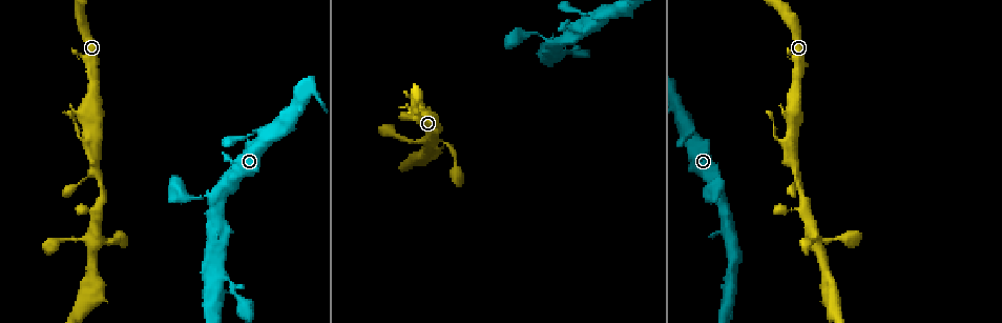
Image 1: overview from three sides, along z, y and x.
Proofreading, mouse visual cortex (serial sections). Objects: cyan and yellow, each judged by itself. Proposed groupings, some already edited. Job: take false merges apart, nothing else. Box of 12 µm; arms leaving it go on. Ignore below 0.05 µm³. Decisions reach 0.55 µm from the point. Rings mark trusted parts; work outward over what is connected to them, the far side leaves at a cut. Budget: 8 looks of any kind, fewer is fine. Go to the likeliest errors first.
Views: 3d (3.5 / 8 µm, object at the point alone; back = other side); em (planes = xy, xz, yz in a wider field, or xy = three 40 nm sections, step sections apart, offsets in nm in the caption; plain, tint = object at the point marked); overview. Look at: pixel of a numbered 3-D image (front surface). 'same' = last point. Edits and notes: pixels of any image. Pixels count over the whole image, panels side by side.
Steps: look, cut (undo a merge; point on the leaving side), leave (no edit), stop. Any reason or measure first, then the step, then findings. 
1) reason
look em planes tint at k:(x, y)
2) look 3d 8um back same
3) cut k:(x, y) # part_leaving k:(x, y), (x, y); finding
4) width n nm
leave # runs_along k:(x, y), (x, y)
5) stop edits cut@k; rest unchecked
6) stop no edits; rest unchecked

a narrow waist
look 3d 3.5um at 1:(99, 184)

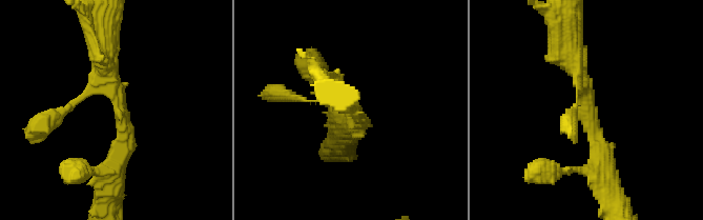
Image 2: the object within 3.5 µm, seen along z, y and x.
now the EM
look em xy step 1 plain at 2:(352, 108)

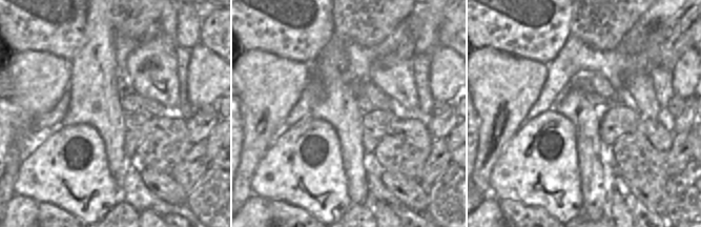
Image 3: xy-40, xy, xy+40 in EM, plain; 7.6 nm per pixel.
look em xy step 1 tint same

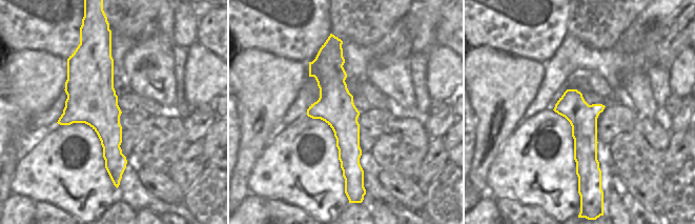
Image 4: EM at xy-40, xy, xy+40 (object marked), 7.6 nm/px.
leave # runs_along 4:(338, 41), (333, 95), (354, 180); continuous, no second cell

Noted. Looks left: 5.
thick turns thin
look 3d 3.5um at 1:(235, 294)

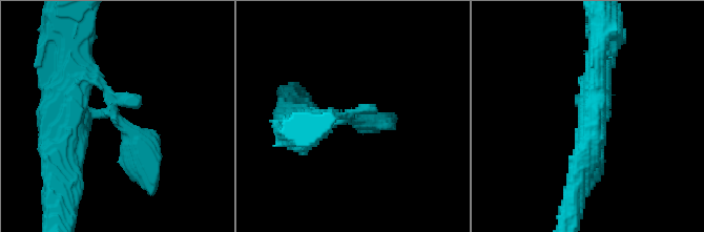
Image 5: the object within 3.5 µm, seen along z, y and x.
arm_widths 250, 300 nm
look em planes tint at 5:(116, 120)

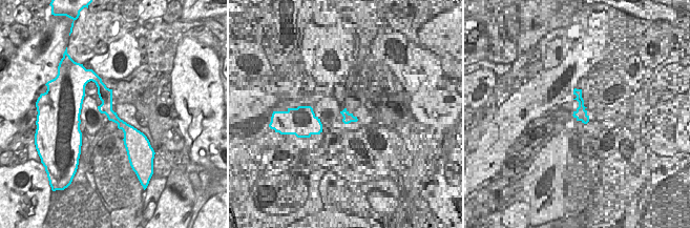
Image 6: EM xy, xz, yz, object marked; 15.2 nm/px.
leave # runs_along 5:(73, 78), (108, 91), (147, 182); one cell here

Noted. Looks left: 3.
narrows sharply
look 3d 3.5um at 1:(95, 237)

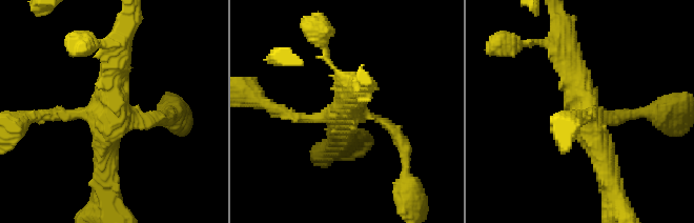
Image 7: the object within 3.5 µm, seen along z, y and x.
arms 4; arm_widths 150, 200, 300, 400 nm
look em xy step 1 tint at 7:(114, 112)

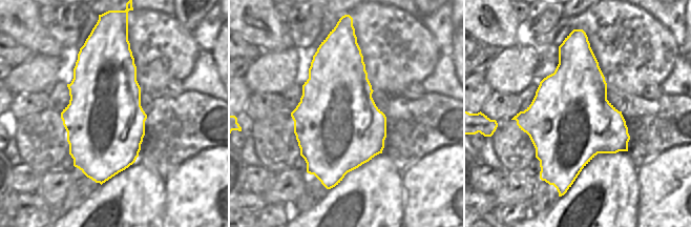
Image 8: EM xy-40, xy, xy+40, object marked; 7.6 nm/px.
leave # one cell here

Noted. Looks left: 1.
stop no edits; rest unchecked

